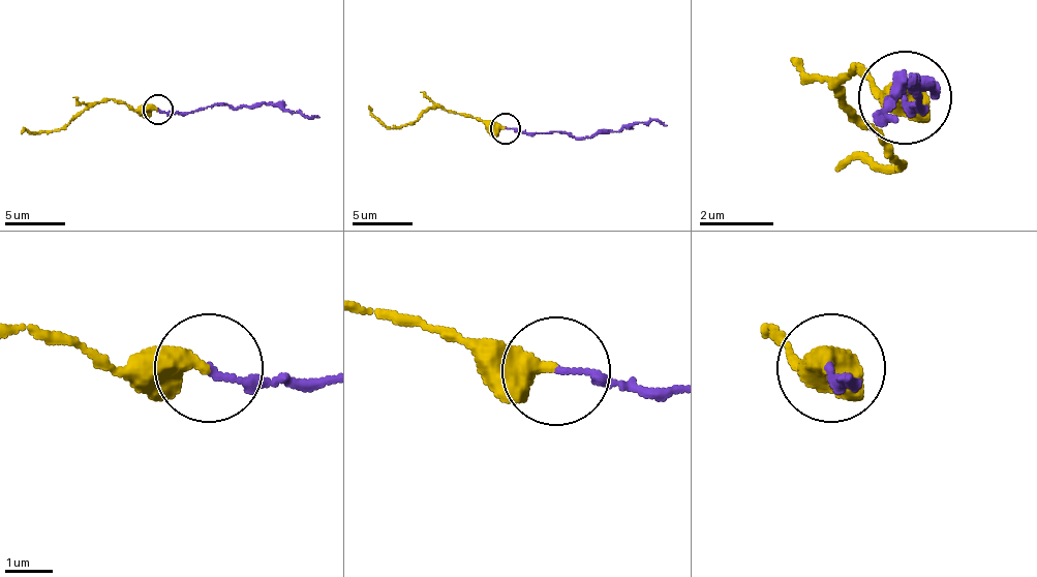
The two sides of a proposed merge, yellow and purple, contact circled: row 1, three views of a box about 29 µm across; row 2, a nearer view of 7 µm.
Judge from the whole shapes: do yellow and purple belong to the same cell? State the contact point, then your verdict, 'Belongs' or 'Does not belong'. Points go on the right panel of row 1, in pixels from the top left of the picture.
Place: (905, 97). Belongs

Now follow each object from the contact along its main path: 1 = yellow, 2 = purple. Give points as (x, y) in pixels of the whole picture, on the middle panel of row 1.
1: (506, 127), (430, 107), (415, 121), (388, 127), (369, 107)
2: (506, 127), (527, 133), (557, 130), (579, 137), (634, 127), (640, 121), (667, 124)

